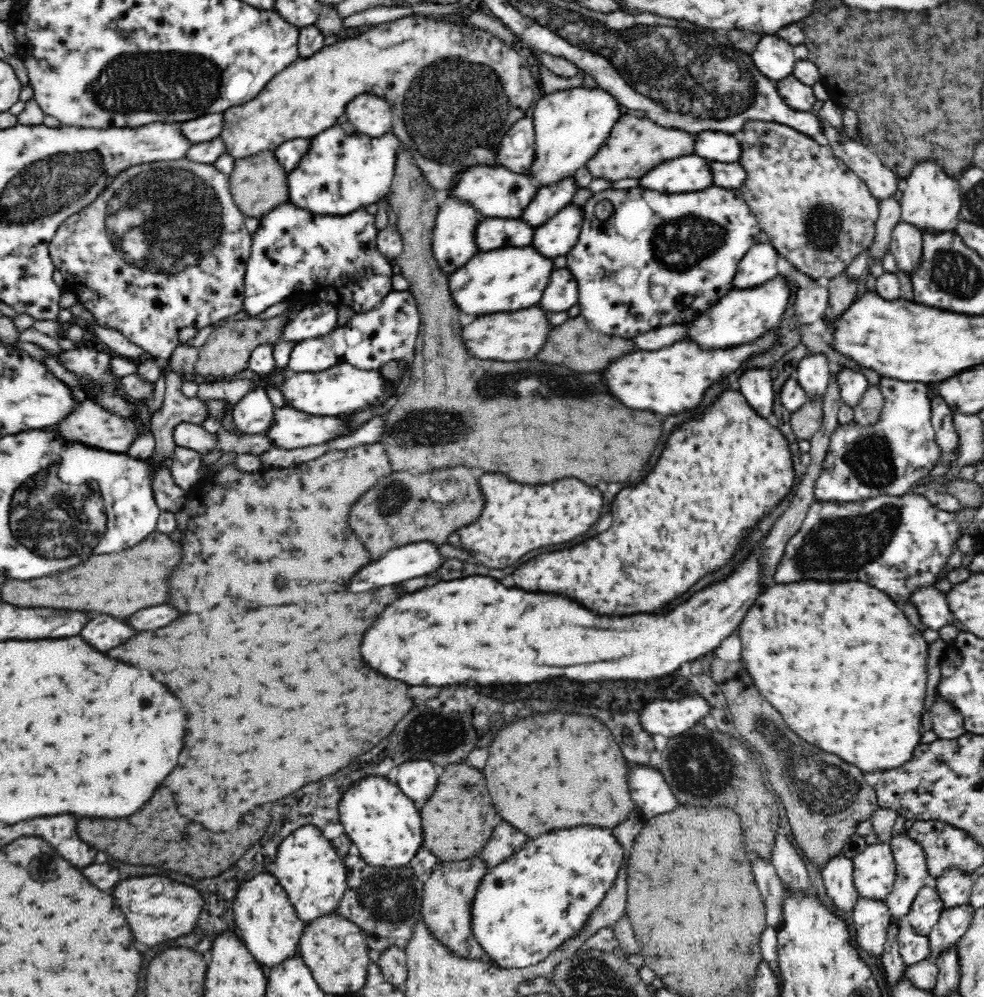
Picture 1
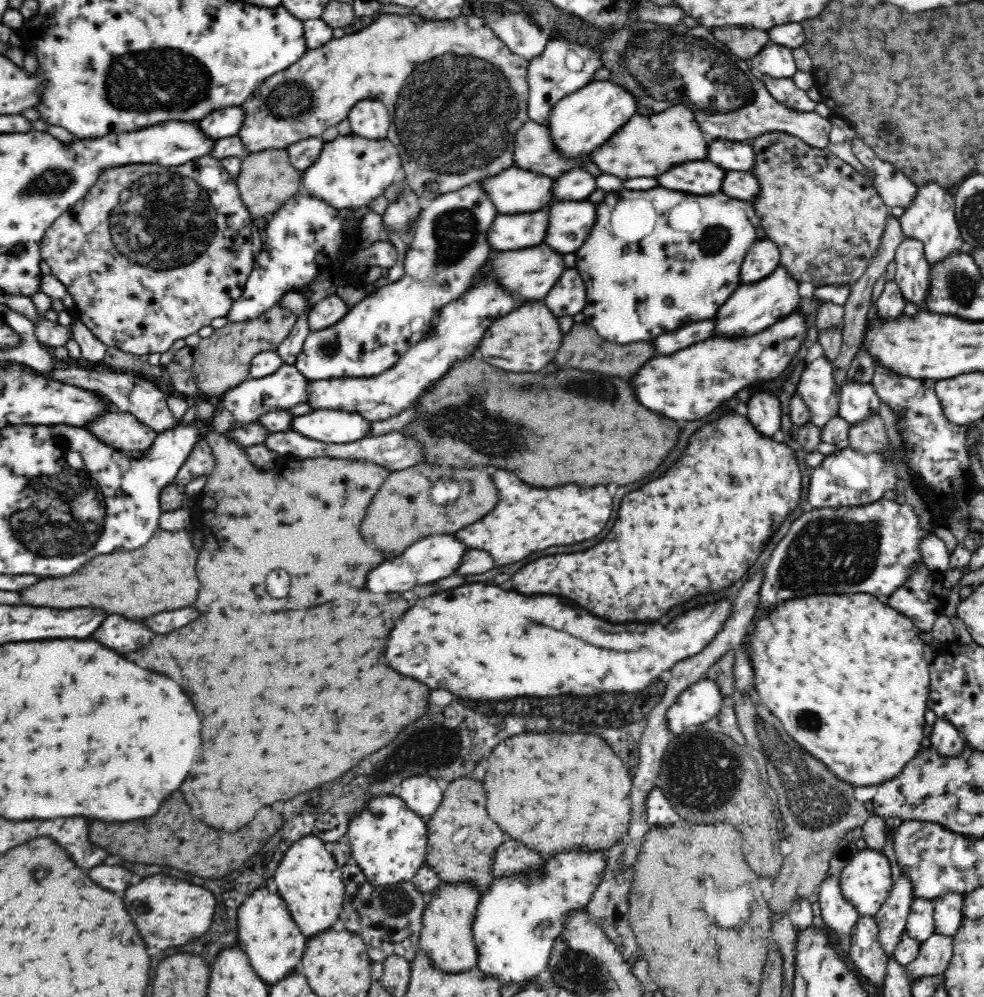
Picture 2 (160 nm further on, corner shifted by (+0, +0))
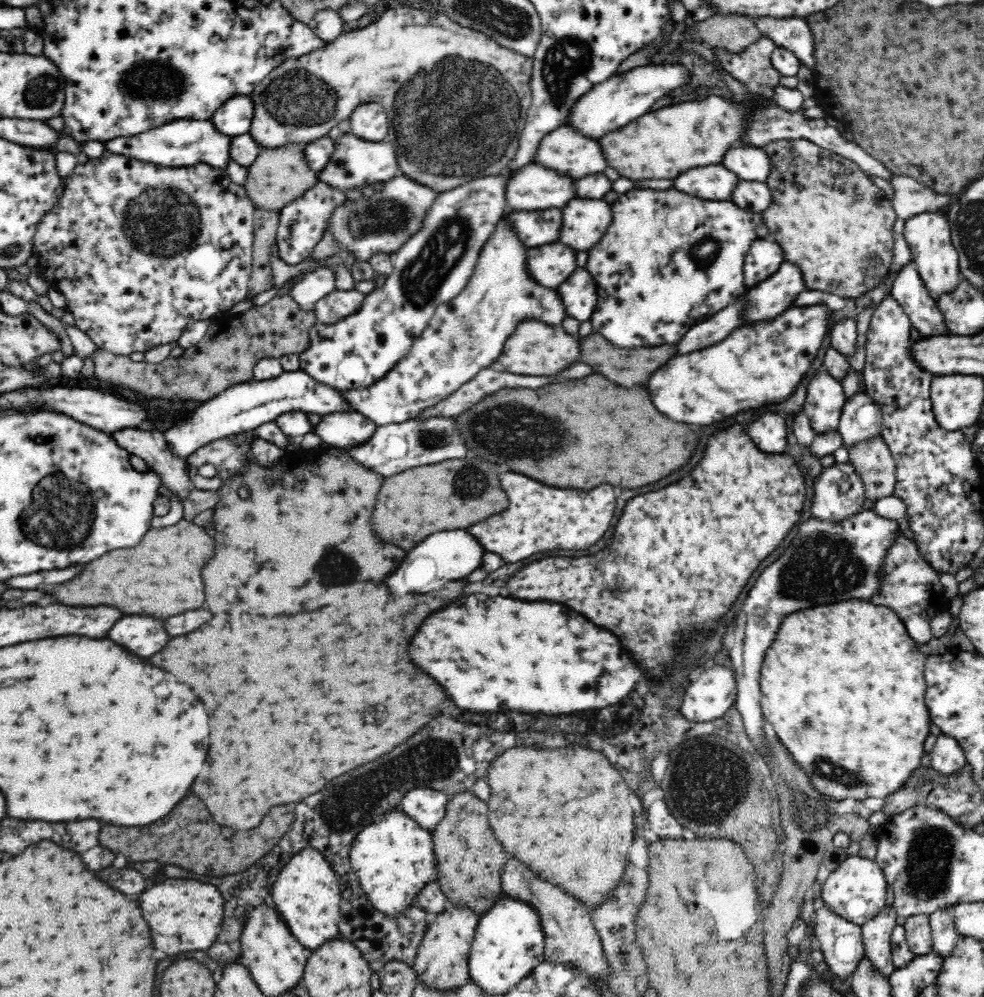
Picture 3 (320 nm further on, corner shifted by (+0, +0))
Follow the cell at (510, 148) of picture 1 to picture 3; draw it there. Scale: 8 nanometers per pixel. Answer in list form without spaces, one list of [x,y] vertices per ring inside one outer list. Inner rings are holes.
[[[569,125],[552,130],[540,141],[535,162],[572,178],[598,174],[608,168],[599,139],[584,136]]]

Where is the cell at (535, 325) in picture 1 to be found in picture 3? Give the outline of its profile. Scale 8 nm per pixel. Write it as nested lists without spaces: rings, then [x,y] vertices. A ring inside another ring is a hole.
[[[524,321],[508,340],[496,362],[497,368],[506,372],[529,377],[556,377],[581,355],[580,340],[569,335],[564,328],[552,328],[540,321]]]

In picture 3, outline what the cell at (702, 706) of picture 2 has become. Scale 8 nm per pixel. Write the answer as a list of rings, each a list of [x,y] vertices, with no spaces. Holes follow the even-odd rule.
[[[711,663],[686,686],[679,711],[690,722],[710,722],[731,709],[736,697],[736,673],[732,666]]]

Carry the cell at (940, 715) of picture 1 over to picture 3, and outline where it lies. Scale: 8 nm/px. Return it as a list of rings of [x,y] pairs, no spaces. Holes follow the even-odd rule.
[[[944,734],[937,738],[930,757],[932,769],[944,777],[959,773],[968,767],[968,761],[958,741]]]

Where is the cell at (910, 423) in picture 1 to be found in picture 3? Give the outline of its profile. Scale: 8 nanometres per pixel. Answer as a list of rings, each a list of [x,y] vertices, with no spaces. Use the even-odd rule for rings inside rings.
[[[834,463],[831,467],[824,468],[822,474],[814,480],[814,502],[811,507],[811,517],[826,523],[839,523],[848,516],[863,511],[862,504],[866,502],[864,483],[858,471],[849,463]]]

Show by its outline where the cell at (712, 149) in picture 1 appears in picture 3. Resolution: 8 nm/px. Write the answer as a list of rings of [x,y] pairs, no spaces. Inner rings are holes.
[[[745,144],[728,150],[722,162],[728,170],[736,172],[739,180],[766,183],[771,173],[771,160],[768,153],[760,147]]]

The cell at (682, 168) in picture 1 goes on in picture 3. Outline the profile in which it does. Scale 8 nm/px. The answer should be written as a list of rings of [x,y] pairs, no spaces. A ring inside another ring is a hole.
[[[704,166],[684,172],[674,180],[674,188],[706,201],[732,202],[738,181],[738,176],[724,166]]]

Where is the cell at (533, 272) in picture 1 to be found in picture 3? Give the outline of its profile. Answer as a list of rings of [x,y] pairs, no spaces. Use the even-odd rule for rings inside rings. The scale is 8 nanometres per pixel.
[[[559,241],[528,249],[528,270],[542,286],[557,289],[578,268],[577,253]]]

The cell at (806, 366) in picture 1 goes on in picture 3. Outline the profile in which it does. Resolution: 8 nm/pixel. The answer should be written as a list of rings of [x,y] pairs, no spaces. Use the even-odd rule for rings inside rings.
[[[820,370],[807,387],[803,413],[808,415],[816,435],[837,431],[845,402],[843,384]]]

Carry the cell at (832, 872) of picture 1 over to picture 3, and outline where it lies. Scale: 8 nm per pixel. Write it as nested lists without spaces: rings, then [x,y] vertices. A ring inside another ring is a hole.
[[[818,902],[813,930],[828,970],[840,980],[848,980],[865,957],[861,926],[832,913]]]

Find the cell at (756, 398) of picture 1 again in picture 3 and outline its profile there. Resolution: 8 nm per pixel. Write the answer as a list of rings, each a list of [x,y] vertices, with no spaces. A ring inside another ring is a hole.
[[[764,414],[750,424],[748,434],[752,442],[768,454],[782,454],[787,451],[786,423],[779,414]]]

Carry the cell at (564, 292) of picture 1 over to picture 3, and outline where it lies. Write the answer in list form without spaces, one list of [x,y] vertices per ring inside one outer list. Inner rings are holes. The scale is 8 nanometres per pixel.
[[[578,268],[558,288],[567,316],[581,323],[590,321],[598,304],[597,284],[586,268]]]

